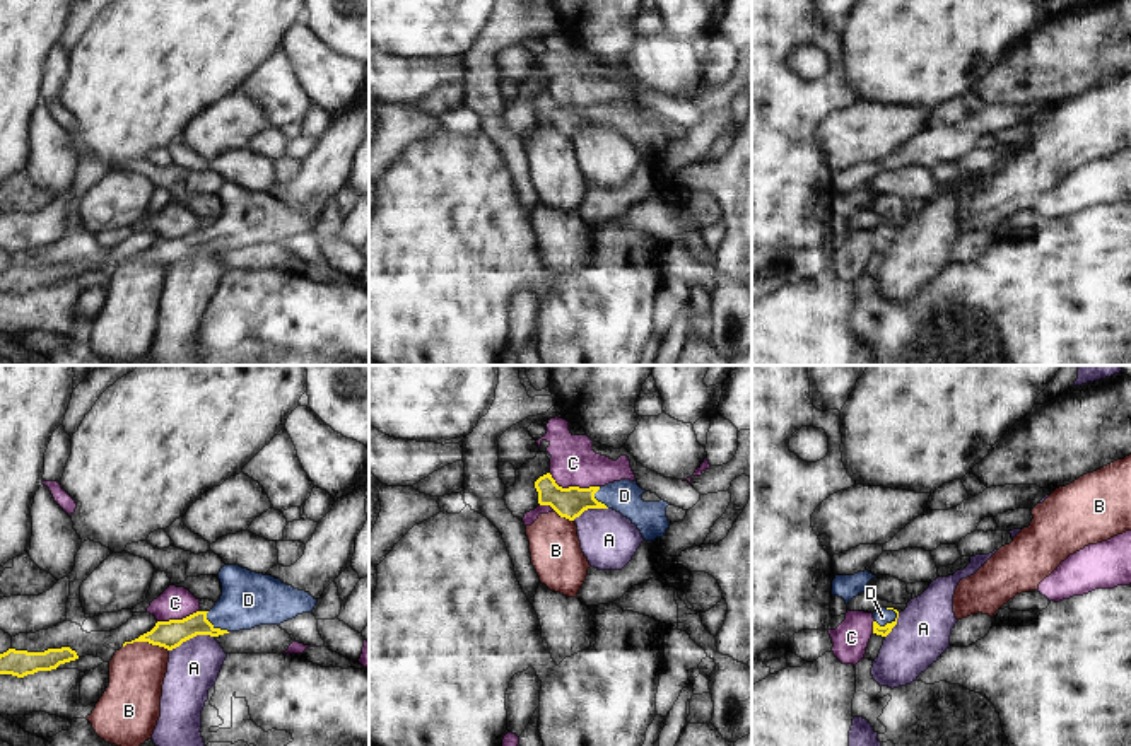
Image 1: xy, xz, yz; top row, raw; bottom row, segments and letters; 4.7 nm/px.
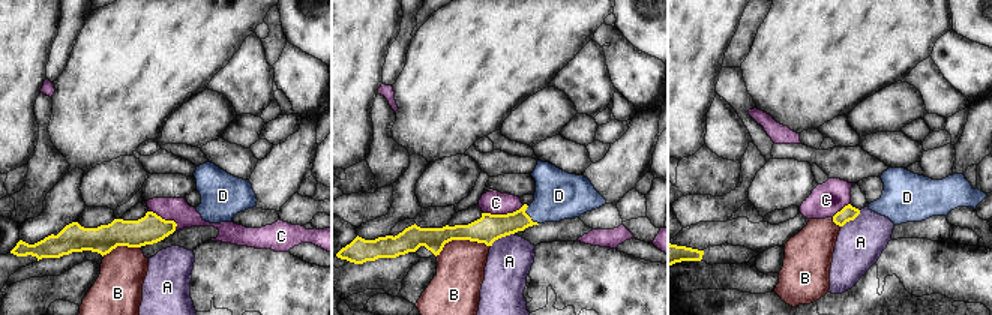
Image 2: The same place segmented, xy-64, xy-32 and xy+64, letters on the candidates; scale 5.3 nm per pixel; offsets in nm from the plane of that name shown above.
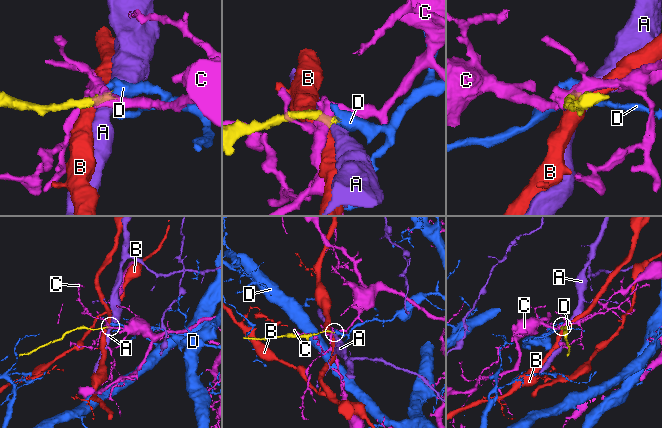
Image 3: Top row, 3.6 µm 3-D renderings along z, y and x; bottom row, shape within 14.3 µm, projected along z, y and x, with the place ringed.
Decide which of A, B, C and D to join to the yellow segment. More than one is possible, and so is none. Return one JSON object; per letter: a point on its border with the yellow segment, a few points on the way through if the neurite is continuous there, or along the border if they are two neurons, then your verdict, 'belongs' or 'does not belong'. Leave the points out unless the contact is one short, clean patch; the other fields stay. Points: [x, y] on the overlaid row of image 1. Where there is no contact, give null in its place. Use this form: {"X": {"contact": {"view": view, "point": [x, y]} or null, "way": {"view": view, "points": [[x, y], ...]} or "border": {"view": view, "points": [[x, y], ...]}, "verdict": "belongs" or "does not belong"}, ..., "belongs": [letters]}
{"A": {"contact": {"view": "xy", "point": [192, 637]}, "border": {"view": "xy", "points": [[214, 635], [193, 635], [169, 651]]}, "verdict": "does not belong"}, "B": {"contact": {"view": "xy", "point": [146, 641]}, "border": {"view": "xy", "points": [[123, 646], [149, 642], [168, 651]]}, "verdict": "does not belong"}, "C": {"contact": {"view": "xz", "point": [573, 487]}, "border": {"view": "xz", "points": [[549, 473], [562, 487], [598, 487]]}, "verdict": "does not belong"}, "D": {"contact": {"view": "yz", "point": [887, 623]}, "way": {"view": "yz", "points": [[880, 630], [887, 623], [882, 617]]}, "verdict": "belongs"}, "belongs": ["D"]}

